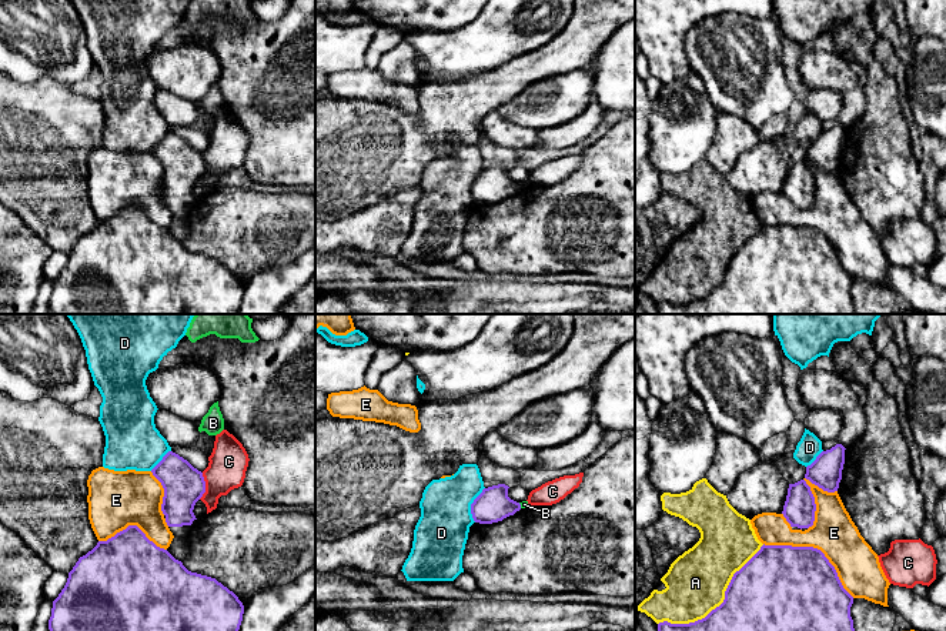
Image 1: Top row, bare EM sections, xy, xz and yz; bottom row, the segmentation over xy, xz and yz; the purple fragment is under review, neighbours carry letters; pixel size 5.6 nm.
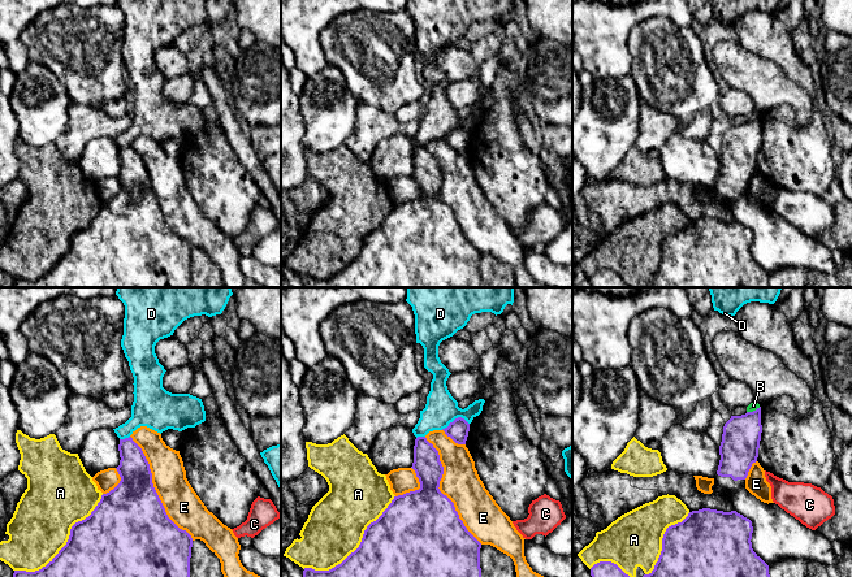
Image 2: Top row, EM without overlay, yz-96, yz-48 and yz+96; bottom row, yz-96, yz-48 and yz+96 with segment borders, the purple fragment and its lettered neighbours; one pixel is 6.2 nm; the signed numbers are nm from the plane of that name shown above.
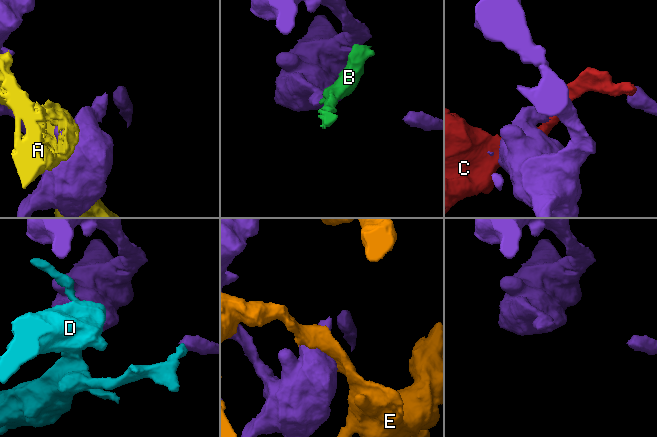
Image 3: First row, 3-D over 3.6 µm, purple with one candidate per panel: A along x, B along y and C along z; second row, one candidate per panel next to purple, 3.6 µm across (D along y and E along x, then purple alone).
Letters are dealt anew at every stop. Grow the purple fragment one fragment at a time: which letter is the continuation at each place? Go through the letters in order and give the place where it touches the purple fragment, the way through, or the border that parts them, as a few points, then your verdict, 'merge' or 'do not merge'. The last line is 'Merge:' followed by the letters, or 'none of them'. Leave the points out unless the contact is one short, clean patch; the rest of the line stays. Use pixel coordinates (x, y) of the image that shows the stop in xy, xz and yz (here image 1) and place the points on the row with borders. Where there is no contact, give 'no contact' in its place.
A: contact yz (719, 606); do not merge
B: contact xz (520, 506); border xz (518, 503), (521, 507); do not merge
C: contact xy (204, 486); border xy (203, 473), (204, 493), (199, 498); do not merge
D: contact xz (471, 504); do not merge
E: contact yz (815, 548); do not merge
Merge: none of them

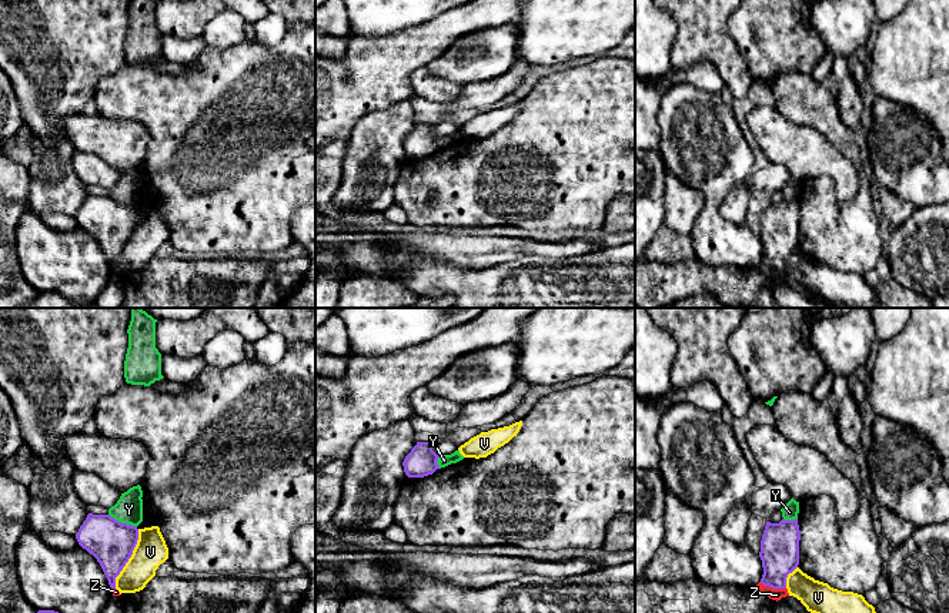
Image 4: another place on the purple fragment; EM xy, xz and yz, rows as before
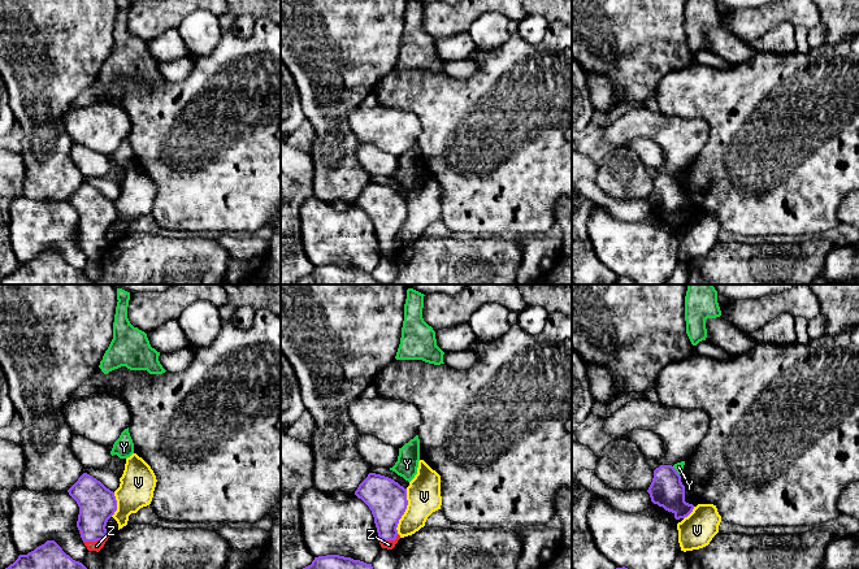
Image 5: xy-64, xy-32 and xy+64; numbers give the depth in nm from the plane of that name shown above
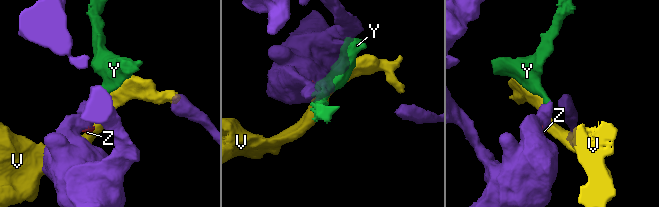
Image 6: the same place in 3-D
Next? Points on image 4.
V: contact xy (130, 556); border xy (139, 529), (133, 553), (116, 578), (114, 586); do not merge
Y: contact xy (123, 523); border xy (109, 513), (136, 528); do not merge
Z: contact yz (772, 588); way yz (779, 548), (772, 588), (777, 595); merge
Merge: Z

